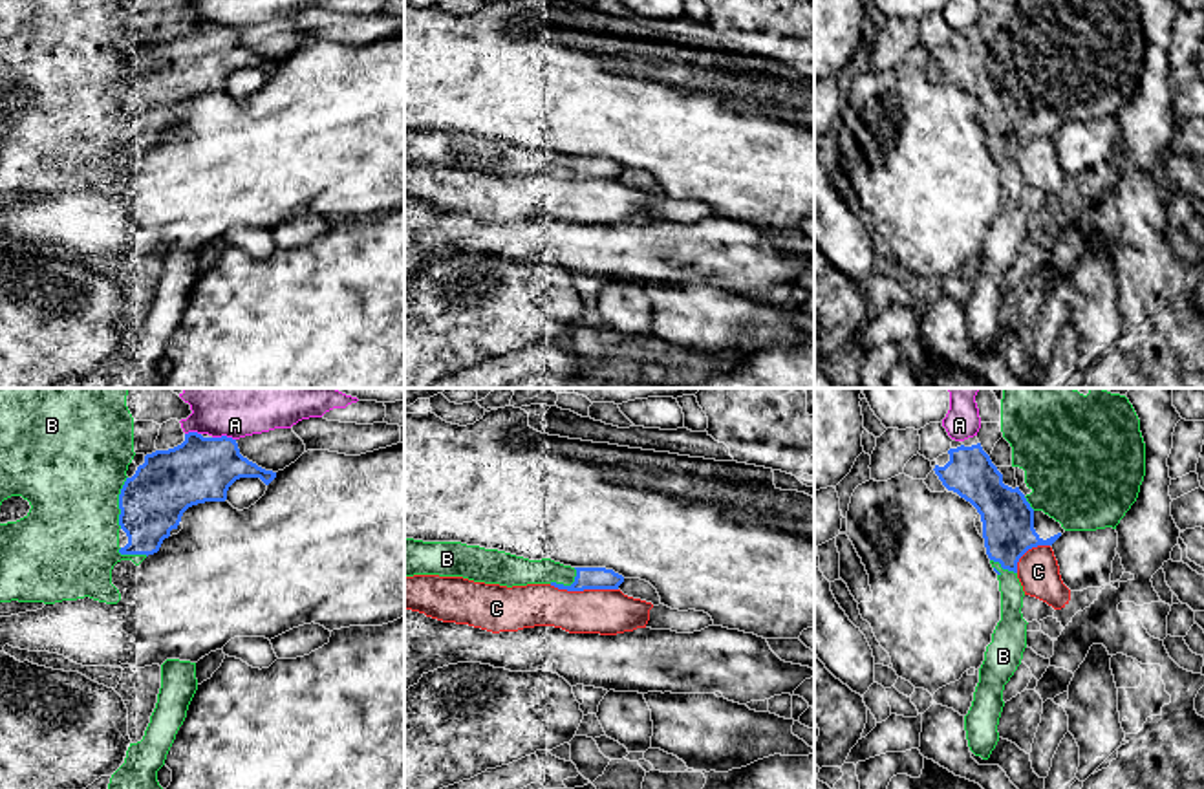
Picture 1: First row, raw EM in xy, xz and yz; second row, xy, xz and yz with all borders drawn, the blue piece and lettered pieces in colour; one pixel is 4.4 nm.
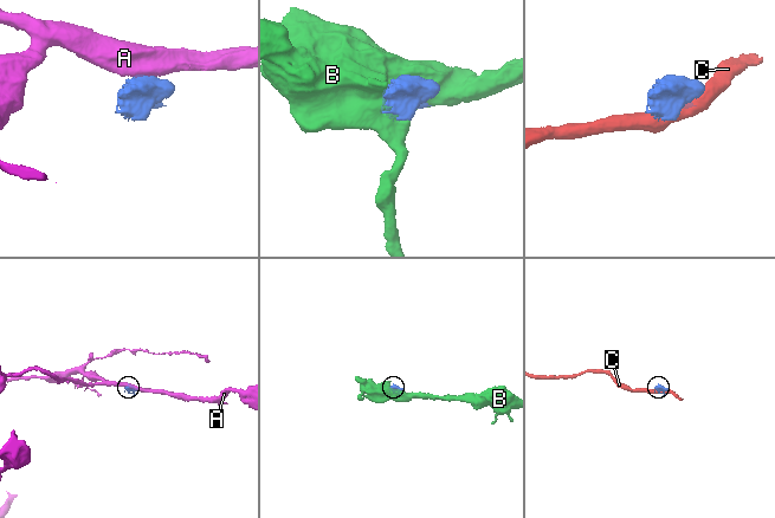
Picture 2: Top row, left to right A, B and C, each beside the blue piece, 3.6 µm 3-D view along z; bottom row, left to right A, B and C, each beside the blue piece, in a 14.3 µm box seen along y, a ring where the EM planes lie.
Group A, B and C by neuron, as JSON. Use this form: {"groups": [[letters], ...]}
{"groups": [["A"], ["B"], ["C"]]}

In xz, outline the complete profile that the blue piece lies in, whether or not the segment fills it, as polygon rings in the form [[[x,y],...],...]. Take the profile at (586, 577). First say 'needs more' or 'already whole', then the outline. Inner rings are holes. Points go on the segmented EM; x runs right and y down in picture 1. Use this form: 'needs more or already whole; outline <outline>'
needs more; outline [[[404,538],[404,577],[463,577],[500,586],[551,584],[558,589],[618,589],[624,577],[606,567],[571,567],[551,558],[529,560],[461,542]]]

